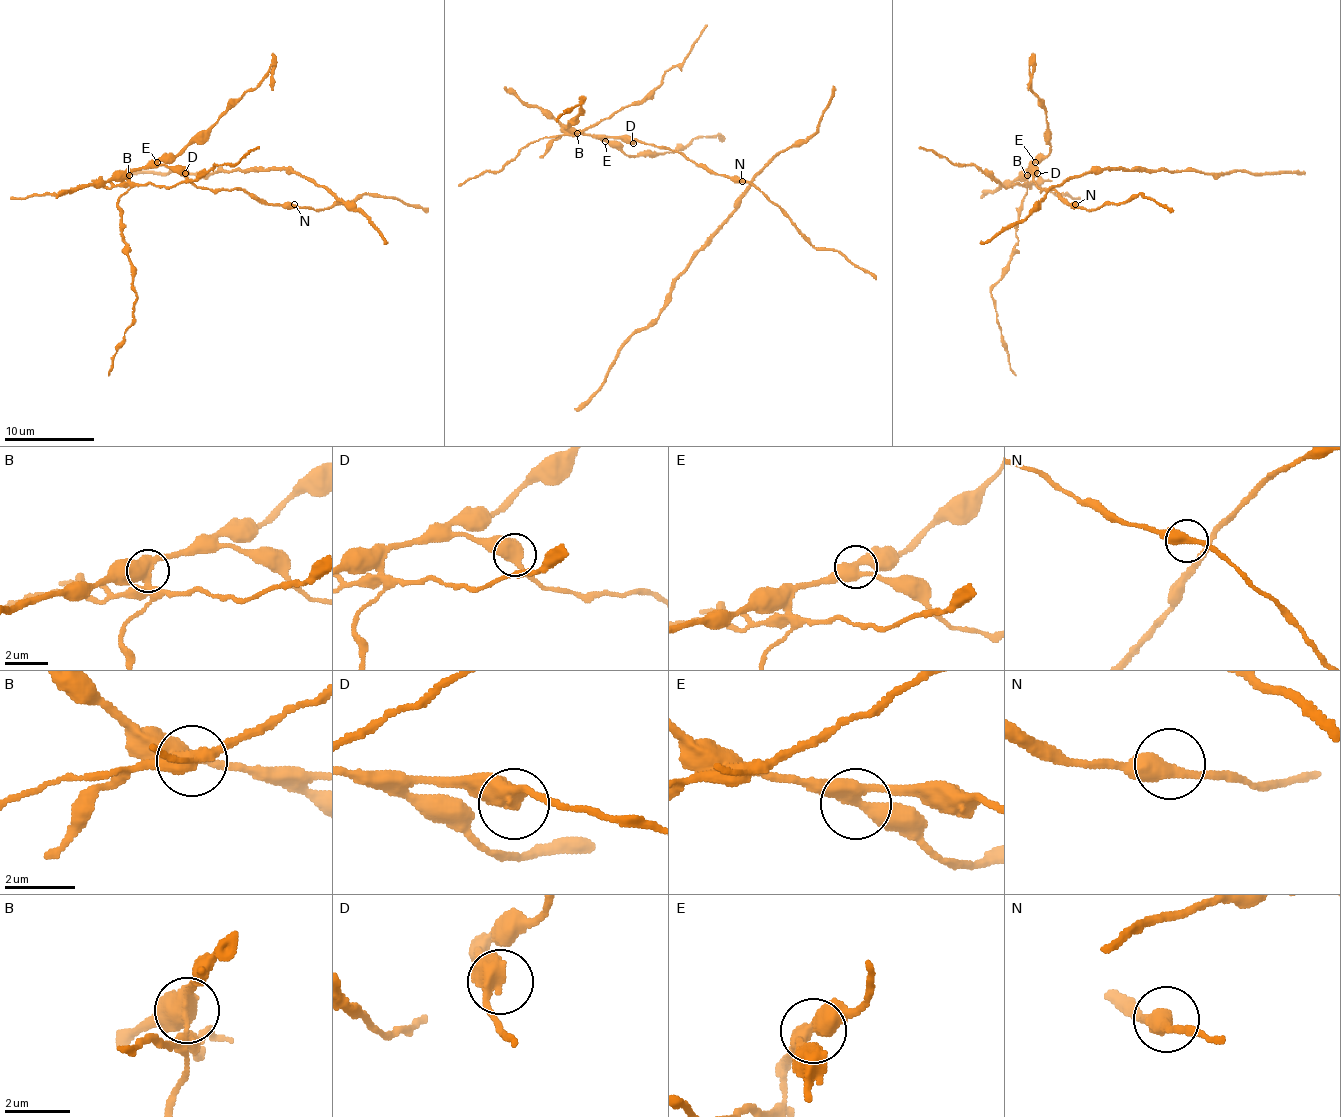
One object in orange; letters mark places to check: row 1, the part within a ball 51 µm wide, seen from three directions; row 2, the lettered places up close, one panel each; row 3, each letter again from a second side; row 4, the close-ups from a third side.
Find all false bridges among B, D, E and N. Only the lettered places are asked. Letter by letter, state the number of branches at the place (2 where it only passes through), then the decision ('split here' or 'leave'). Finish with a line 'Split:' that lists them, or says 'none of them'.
B: branches 3; split here
D: branches 2; leave
E: branches 3; leave
N: branches 2; leave
Split: B

